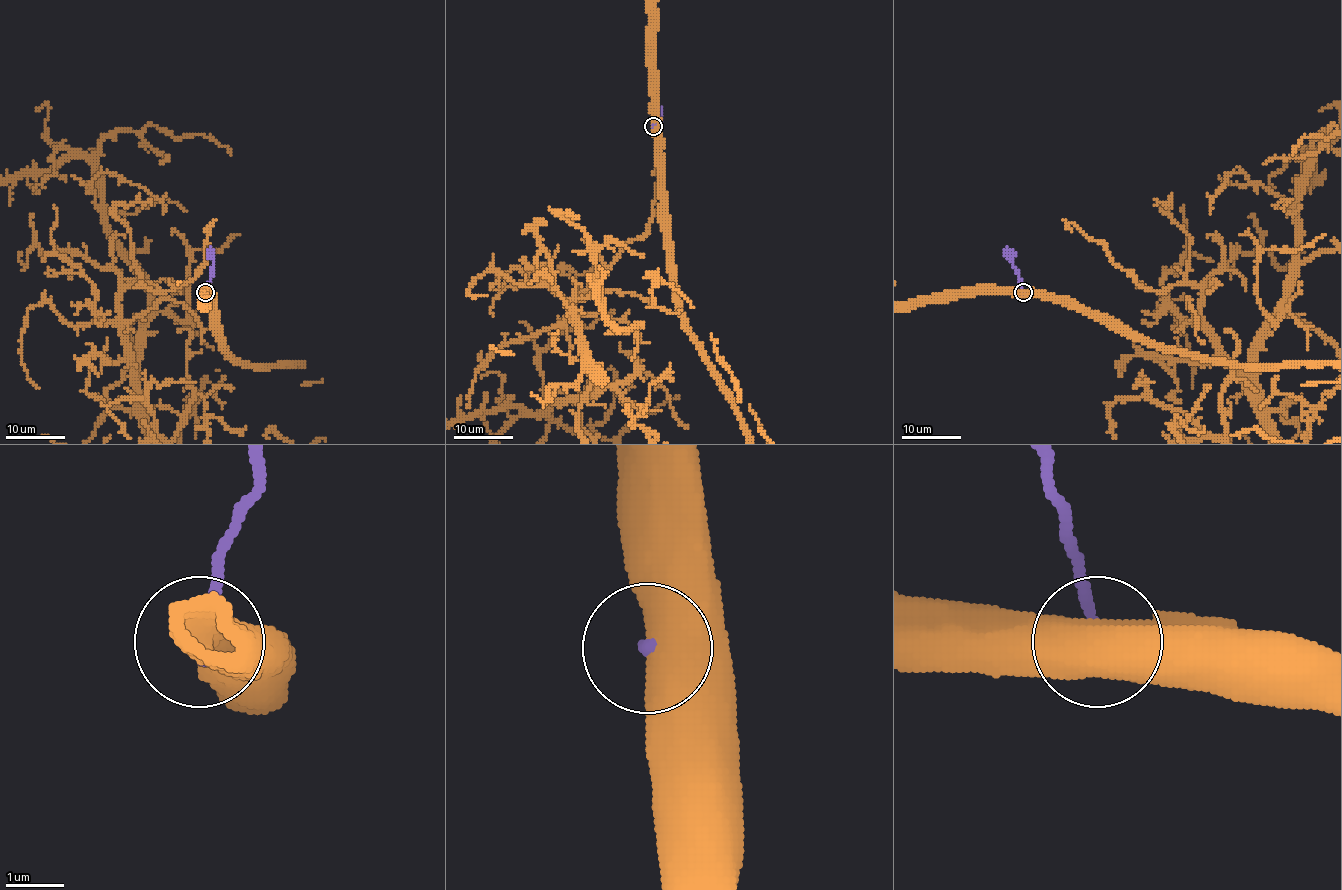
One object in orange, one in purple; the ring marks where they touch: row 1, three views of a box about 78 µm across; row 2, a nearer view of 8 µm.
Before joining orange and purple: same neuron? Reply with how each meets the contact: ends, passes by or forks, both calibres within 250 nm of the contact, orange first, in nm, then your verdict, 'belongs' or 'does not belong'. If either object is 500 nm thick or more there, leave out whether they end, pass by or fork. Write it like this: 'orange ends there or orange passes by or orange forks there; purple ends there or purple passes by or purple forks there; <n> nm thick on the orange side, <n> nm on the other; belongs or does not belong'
750 nm thick on the orange side, 190 nm on the other; does not belong

